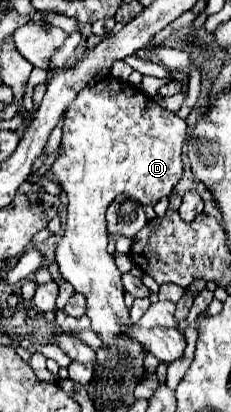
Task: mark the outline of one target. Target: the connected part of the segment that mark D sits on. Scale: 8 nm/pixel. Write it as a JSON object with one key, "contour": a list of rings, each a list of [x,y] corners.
{"contour":[[[105,76],[95,86],[83,88],[65,110],[61,150],[51,166],[53,176],[69,198],[67,228],[55,250],[59,270],[87,298],[91,328],[103,338],[103,344],[115,344],[131,354],[137,370],[135,376],[143,374],[143,352],[129,338],[117,338],[119,322],[129,324],[131,320],[123,302],[121,272],[107,252],[105,210],[122,193],[143,206],[155,206],[173,192],[183,174],[181,148],[187,138],[185,128],[185,120],[157,106],[143,90]]]}

